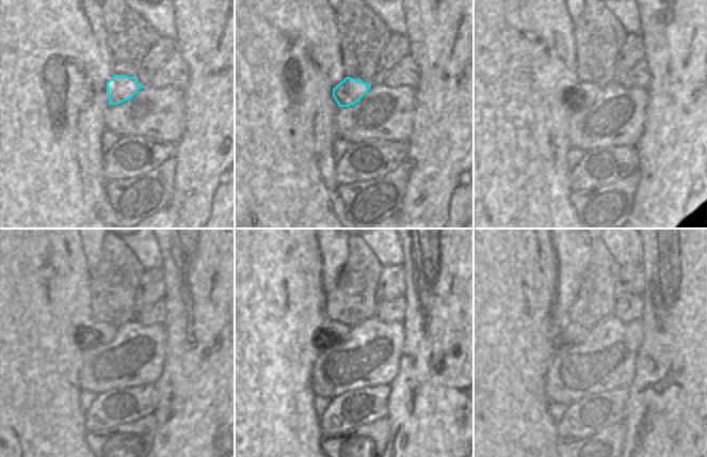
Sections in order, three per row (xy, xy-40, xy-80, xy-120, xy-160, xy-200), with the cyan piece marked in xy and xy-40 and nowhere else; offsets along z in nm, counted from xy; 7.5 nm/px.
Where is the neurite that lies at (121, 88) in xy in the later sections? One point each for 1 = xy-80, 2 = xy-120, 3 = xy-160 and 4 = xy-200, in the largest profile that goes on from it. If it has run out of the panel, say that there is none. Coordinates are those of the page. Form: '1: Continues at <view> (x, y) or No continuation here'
1: Continues at xy-80 (581, 95)
2: Continues at xy-120 (96, 333)
3: Continues at xy-160 (332, 332)
4: Continues at xy-200 (560, 342)

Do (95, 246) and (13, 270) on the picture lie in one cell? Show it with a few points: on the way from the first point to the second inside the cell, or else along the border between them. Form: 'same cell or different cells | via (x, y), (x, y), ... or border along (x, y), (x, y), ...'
different cells | border along (80, 239), (90, 273)

